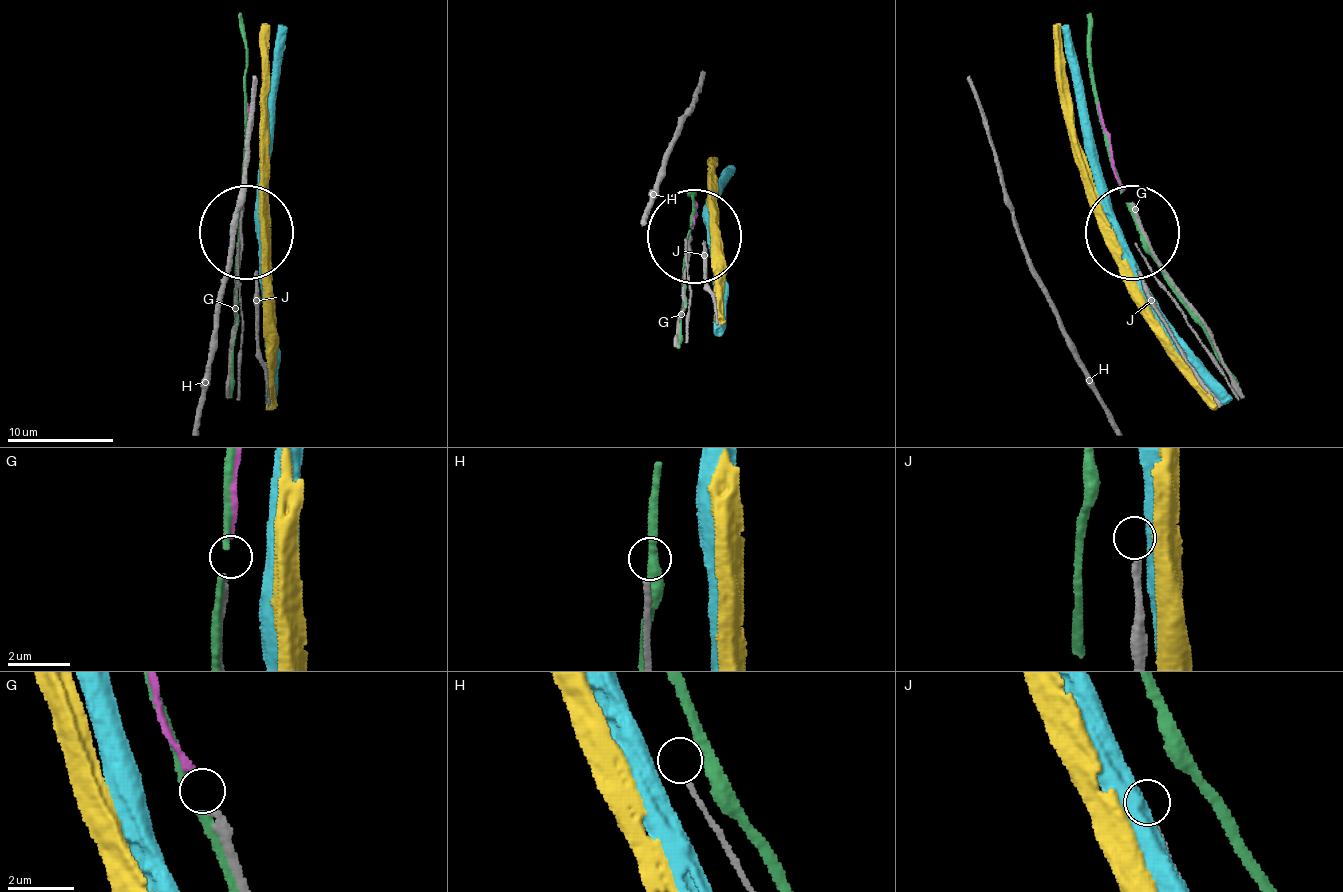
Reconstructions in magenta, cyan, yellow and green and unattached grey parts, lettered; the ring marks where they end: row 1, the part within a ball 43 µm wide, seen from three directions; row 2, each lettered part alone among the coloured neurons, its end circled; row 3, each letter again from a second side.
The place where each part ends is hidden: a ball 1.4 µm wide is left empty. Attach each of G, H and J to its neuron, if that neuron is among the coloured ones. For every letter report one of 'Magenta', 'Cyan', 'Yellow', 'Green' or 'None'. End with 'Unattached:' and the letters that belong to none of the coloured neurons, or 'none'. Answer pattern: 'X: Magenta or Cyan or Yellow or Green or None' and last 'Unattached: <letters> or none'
G: Magenta
H: None
J: None
Unattached: H, J

